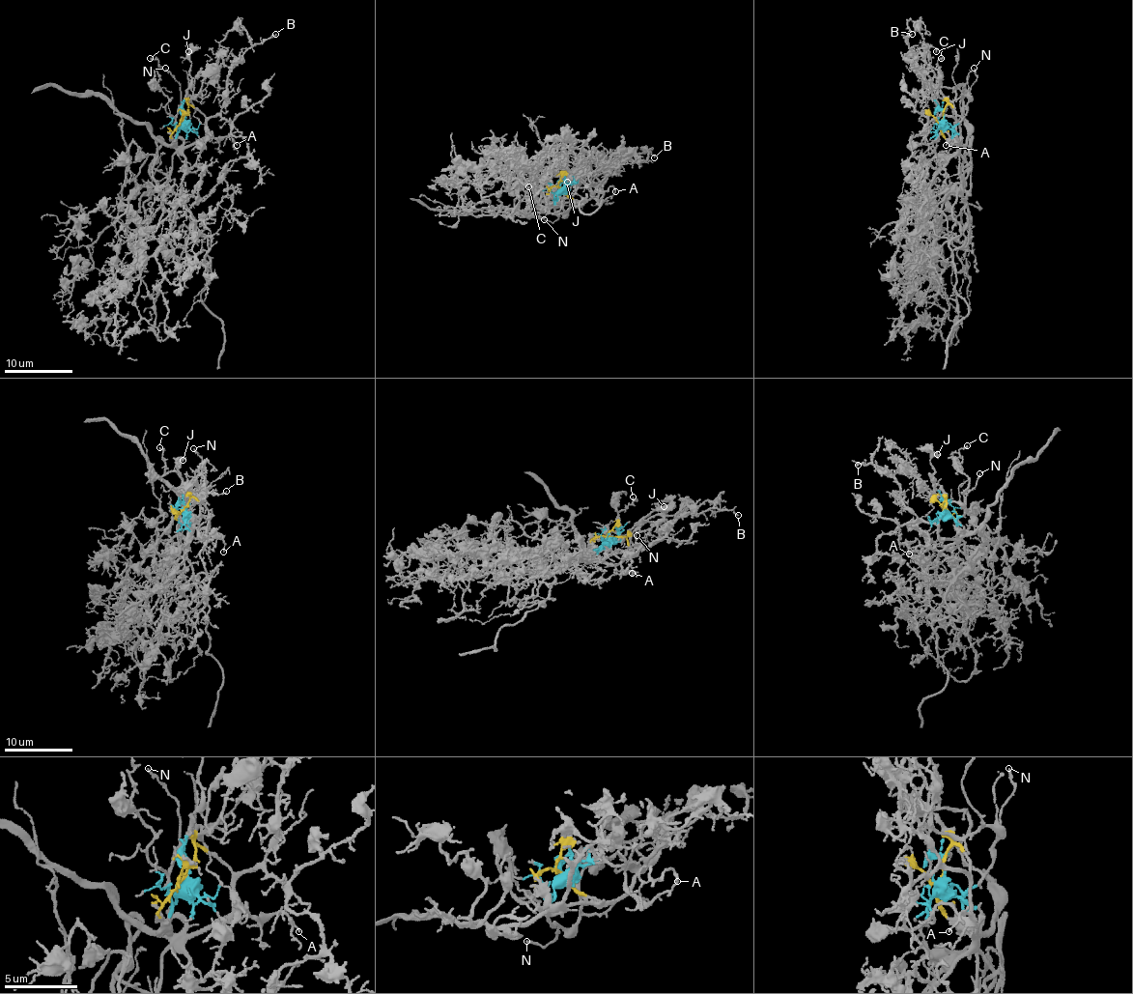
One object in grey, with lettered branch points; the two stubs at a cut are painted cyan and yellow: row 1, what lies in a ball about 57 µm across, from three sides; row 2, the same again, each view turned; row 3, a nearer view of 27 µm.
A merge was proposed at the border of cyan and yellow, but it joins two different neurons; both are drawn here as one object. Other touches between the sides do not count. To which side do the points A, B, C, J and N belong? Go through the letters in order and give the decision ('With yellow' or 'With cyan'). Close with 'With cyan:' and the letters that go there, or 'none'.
A: With cyan
B: With yellow
C: With cyan
J: With yellow
N: With cyan
With cyan: A, C, N

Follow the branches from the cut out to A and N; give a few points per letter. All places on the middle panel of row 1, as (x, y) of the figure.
A: (562, 188), (572, 182), (587, 184), (594, 197), (601, 202), (615, 192)
N: (562, 188), (555, 209), (558, 217), (553, 222), (545, 219)

